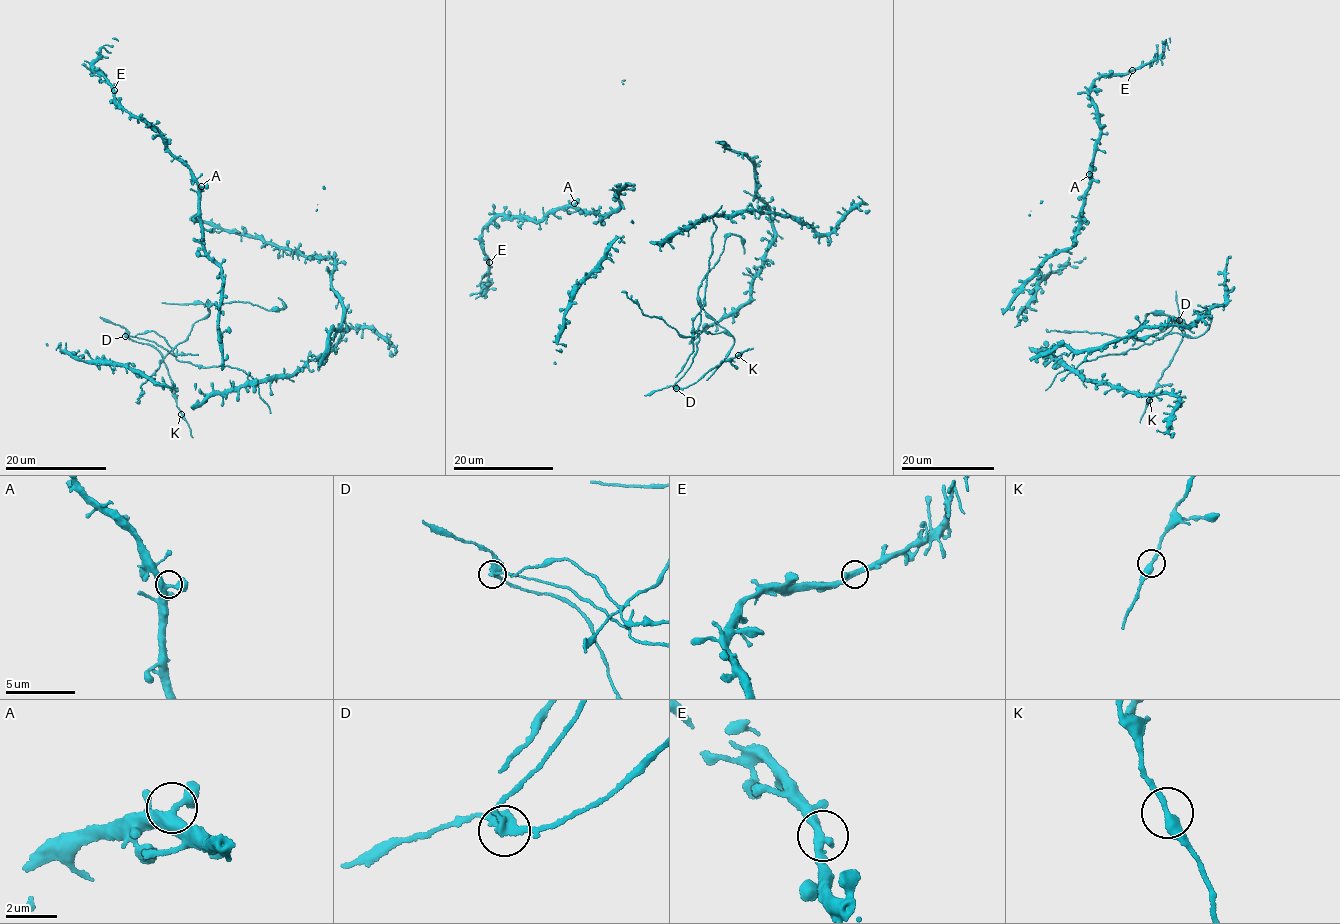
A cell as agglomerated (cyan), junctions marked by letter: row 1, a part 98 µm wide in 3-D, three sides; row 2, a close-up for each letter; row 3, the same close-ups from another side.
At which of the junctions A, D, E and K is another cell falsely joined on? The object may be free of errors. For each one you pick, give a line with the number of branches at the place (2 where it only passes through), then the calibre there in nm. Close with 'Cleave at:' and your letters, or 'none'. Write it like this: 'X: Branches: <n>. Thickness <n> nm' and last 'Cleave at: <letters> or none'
D: Branches: 3. Thickness 280 nm
Cleave at: D

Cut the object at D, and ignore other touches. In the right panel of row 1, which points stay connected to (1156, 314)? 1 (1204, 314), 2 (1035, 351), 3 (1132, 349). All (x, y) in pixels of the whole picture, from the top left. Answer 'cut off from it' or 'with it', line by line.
1: cut off from it
2: cut off from it
3: with it

